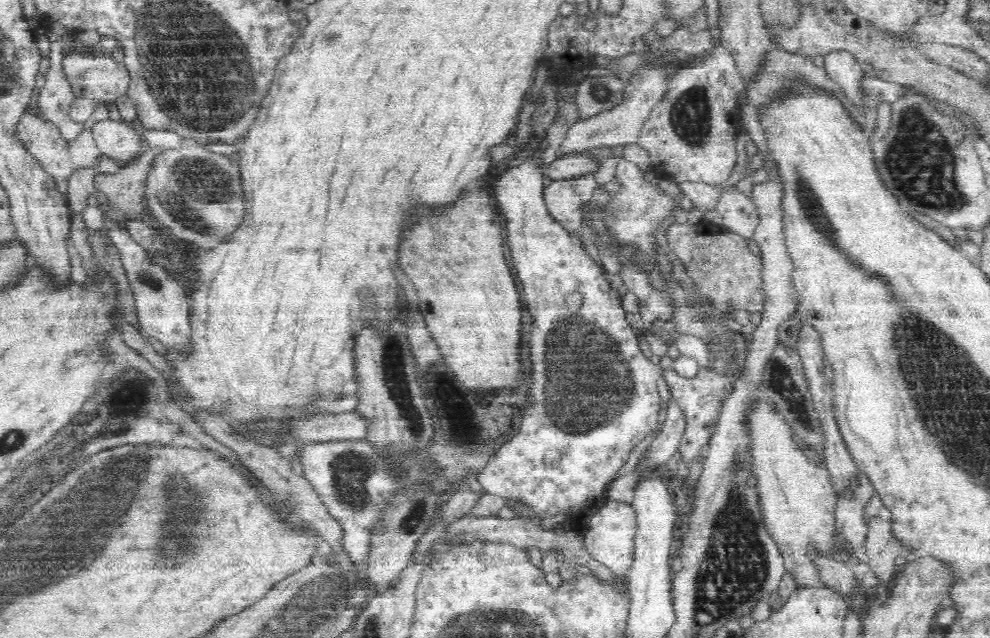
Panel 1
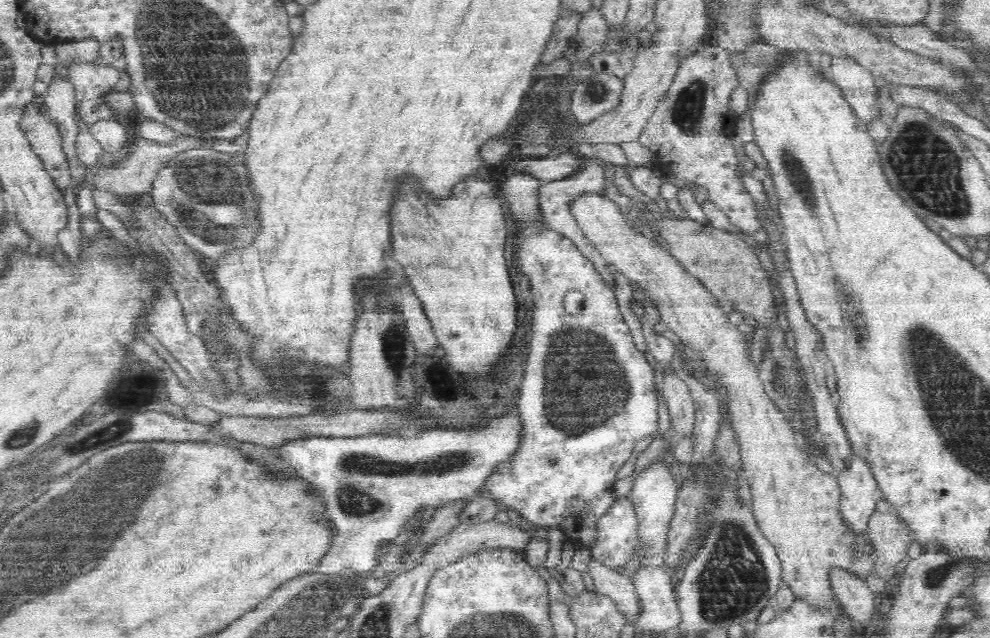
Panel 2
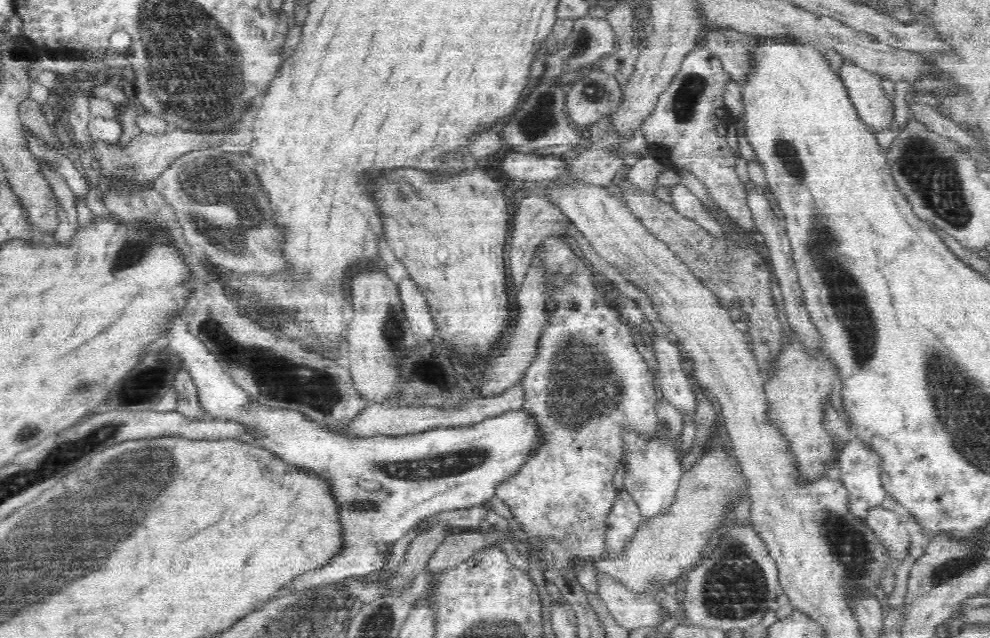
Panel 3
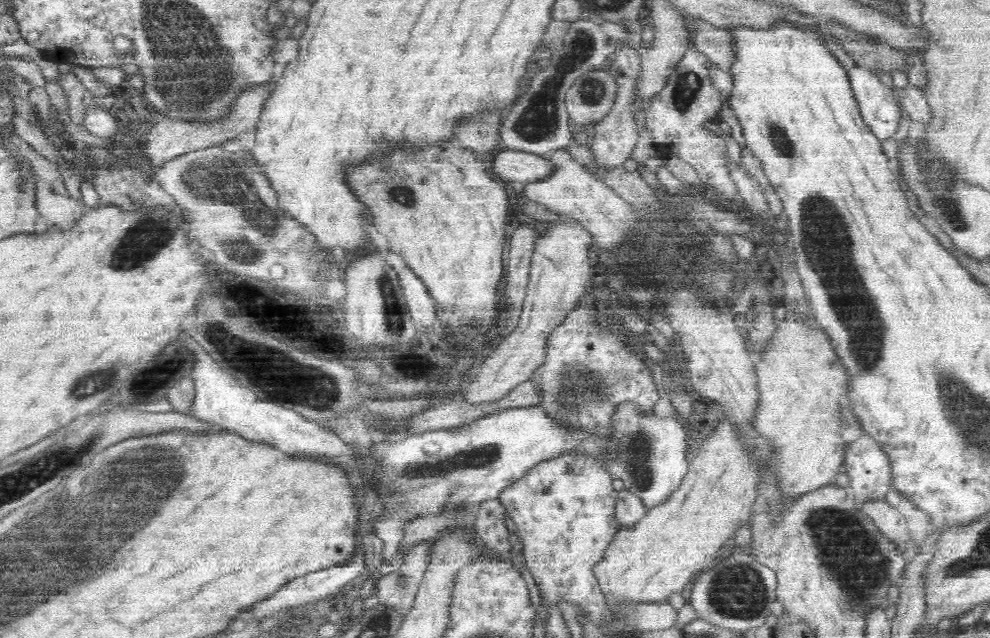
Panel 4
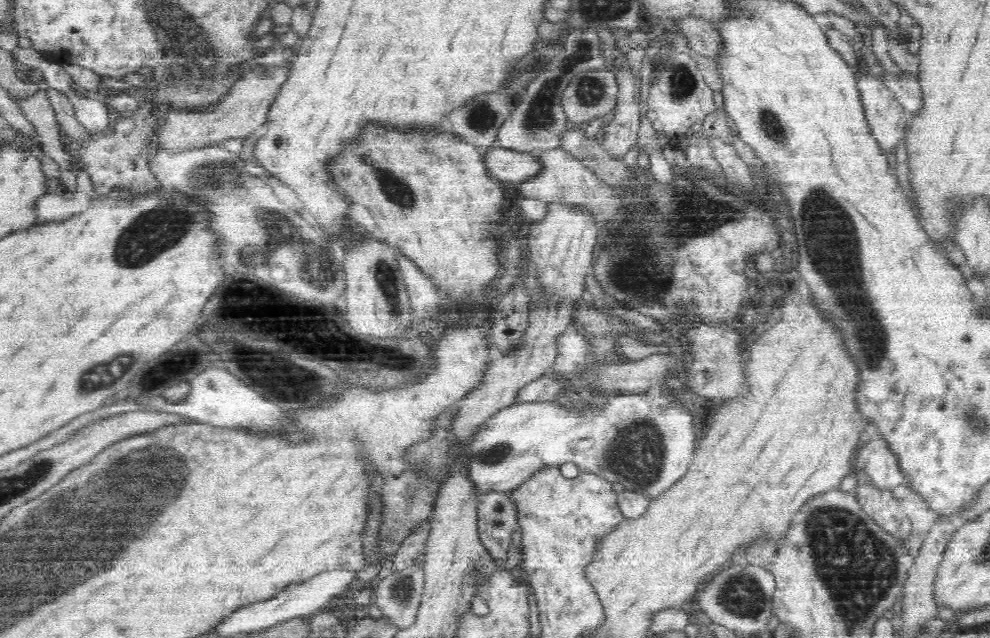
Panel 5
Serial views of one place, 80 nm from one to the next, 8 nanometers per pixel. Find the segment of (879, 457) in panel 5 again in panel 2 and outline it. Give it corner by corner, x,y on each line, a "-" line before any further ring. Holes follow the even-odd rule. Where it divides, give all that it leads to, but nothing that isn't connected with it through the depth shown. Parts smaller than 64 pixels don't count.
853,455
846,472
836,476
839,483
839,514
849,534
862,538
867,535
868,519
875,505
883,499
866,461

